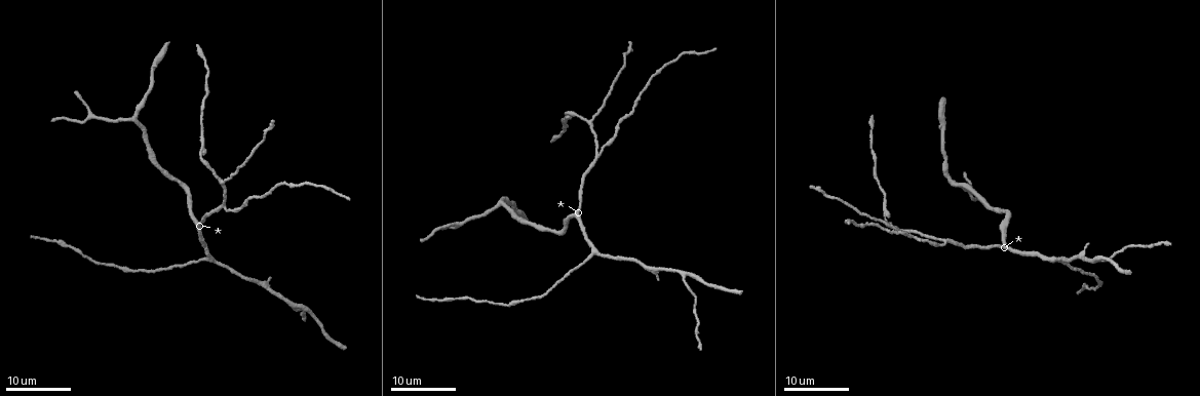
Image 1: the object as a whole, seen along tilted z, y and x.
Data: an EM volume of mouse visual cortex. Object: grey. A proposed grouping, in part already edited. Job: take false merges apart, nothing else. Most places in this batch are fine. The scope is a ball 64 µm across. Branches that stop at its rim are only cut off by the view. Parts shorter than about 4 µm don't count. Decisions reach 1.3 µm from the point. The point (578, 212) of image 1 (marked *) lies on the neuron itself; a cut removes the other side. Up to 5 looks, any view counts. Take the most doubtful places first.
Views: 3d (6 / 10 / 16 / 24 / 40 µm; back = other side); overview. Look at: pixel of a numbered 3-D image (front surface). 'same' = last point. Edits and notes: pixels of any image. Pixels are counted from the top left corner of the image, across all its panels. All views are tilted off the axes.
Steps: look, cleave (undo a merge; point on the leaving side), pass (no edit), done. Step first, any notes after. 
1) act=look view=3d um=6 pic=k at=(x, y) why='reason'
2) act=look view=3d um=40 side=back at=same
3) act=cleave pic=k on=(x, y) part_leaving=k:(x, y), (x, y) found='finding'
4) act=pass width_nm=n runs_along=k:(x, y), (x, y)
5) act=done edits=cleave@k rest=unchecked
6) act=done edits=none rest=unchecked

act=look view=3d um=24 pic=1 at=(684, 275) why='four arms meet'

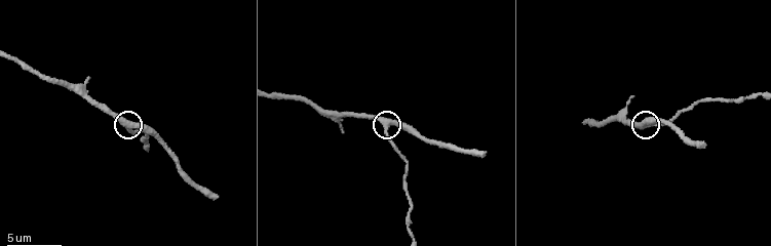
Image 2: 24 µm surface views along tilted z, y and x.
act=look view=3d um=6 pic=2 at=(387, 129)

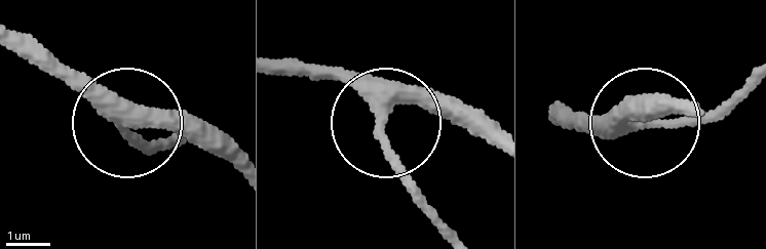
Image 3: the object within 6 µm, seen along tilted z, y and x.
act=look view=3d um=6 side=back pic=3 at=(382, 122)

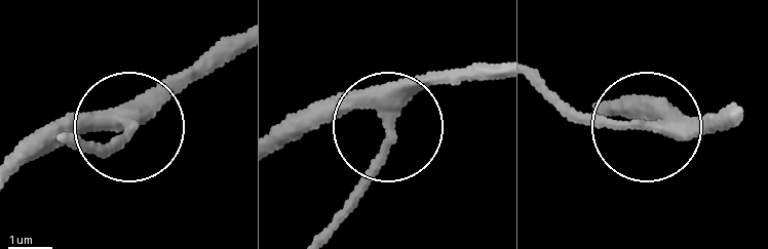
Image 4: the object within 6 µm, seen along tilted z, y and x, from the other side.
act=pass runs_along=4:(491, 75), (455, 76), (386, 121), (353, 108), (290, 116) found='continuous, no second neuron'

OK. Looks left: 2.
act=look view=3d um=16 pic=1 at=(944, 240) why='small branch off a trunk'

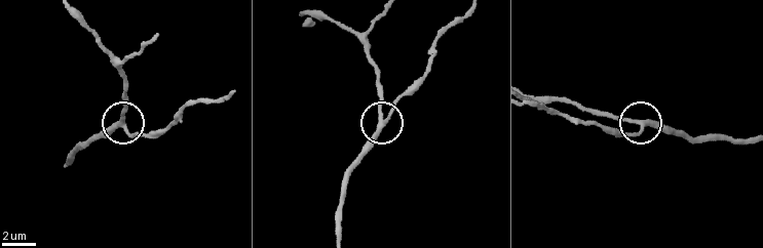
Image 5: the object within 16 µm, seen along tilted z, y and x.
act=look view=3d um=10 pic=5 at=(383, 120)

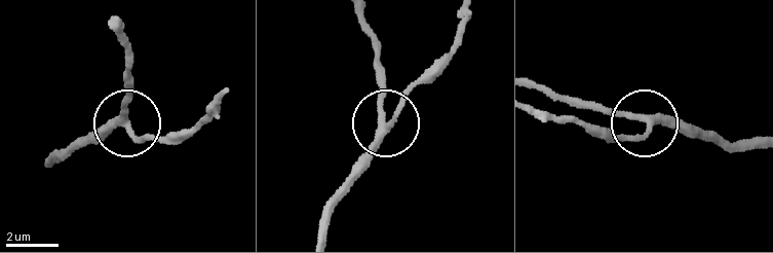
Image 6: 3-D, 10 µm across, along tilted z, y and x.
act=pass runs_along=6:(47, 158), (115, 123), (166, 142) found='all the same neuron'

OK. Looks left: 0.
act=done edits=none rest=unchecked

